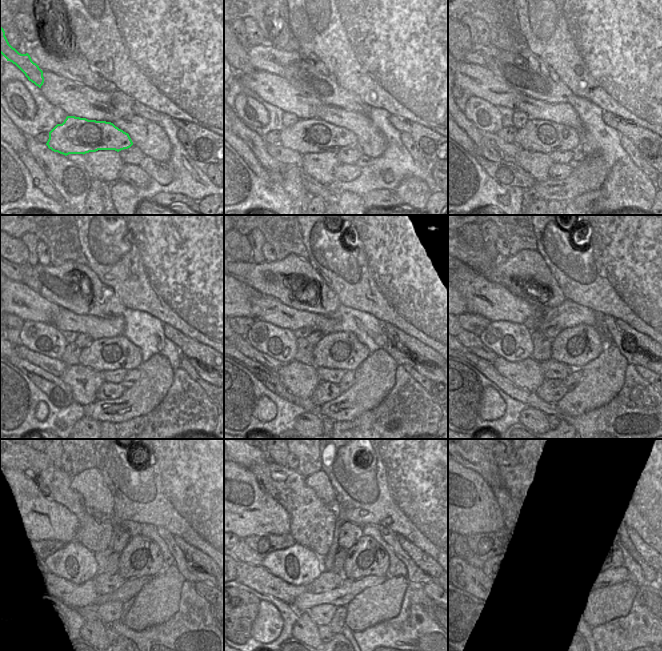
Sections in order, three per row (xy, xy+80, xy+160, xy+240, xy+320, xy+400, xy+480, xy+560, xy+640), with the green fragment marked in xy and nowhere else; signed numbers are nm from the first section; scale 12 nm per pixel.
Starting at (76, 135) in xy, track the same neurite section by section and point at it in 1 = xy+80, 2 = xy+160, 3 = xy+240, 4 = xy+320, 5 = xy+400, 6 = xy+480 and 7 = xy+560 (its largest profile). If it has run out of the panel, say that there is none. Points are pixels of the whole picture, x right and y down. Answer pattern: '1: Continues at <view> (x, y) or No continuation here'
1: Continues at xy+80 (312, 135)
2: Continues at xy+160 (543, 136)
3: Continues at xy+240 (114, 353)
4: Continues at xy+320 (339, 350)
5: Continues at xy+400 (577, 346)
6: Continues at xy+480 (141, 557)
7: Continues at xy+560 (366, 557).

